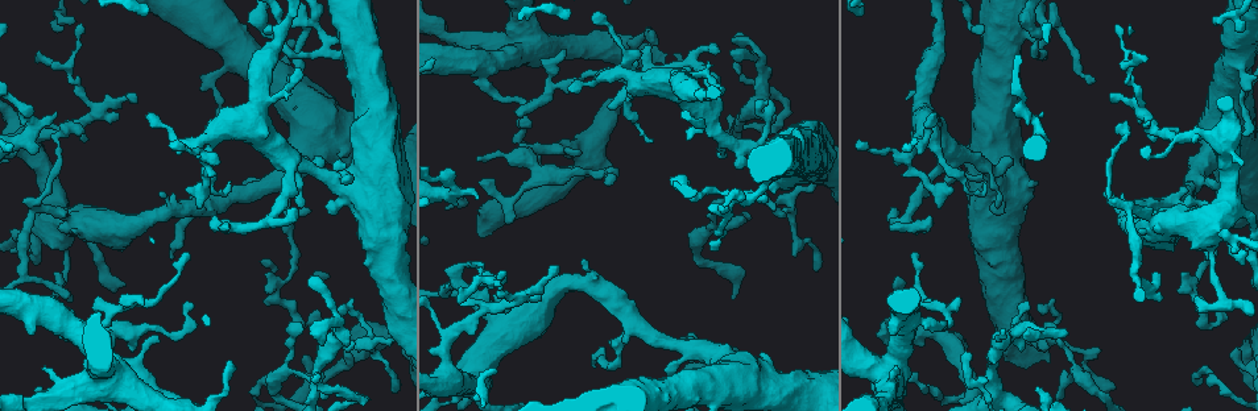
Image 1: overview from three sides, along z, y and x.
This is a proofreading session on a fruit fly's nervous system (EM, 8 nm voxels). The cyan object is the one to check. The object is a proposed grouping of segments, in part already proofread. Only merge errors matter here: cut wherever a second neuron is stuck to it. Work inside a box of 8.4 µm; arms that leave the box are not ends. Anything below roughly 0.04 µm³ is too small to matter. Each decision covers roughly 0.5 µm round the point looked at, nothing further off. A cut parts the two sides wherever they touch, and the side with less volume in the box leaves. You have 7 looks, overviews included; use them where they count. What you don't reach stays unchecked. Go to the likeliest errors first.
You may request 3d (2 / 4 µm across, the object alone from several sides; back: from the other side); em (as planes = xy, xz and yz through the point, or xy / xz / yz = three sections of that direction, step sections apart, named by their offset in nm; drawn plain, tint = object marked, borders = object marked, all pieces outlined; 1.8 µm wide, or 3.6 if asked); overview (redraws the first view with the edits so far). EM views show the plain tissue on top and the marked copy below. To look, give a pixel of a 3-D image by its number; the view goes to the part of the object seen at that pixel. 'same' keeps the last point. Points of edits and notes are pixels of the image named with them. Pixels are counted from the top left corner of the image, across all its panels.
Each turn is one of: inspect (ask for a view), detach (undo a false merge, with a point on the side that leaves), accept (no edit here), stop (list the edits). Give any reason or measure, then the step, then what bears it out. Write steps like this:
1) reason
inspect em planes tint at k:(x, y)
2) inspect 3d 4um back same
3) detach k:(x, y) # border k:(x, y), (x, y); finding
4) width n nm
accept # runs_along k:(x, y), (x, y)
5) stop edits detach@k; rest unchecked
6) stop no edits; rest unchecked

abrupt turn
inspect 3d 2um at 1:(93, 113)

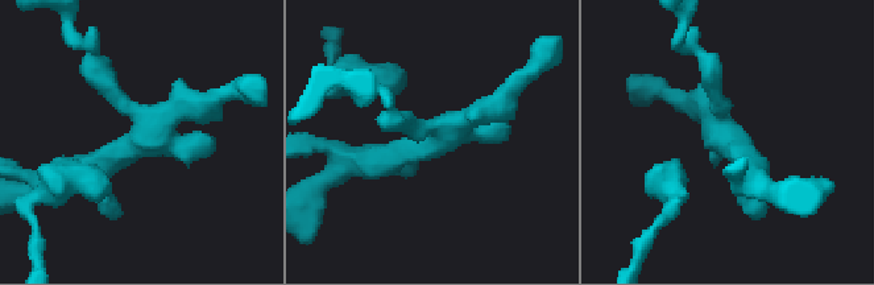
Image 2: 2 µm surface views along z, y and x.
need the tissue
inspect em planes tint at 2:(149, 135)

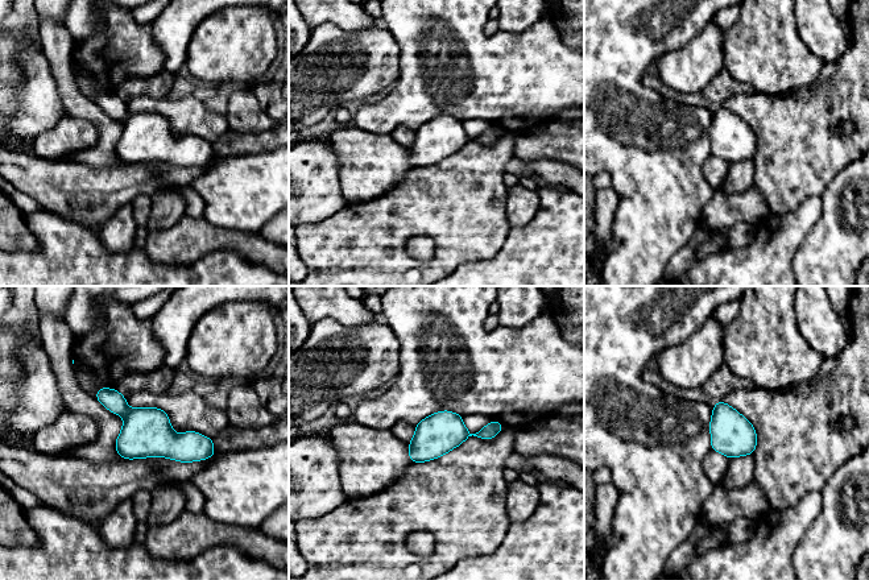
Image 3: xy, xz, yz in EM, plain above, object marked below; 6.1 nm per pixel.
accept # runs_along 3:(100, 392), (165, 443), (211, 451); one neuron here

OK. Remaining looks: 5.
thick turns thin
inspect 3d 4um at 1:(997, 183)

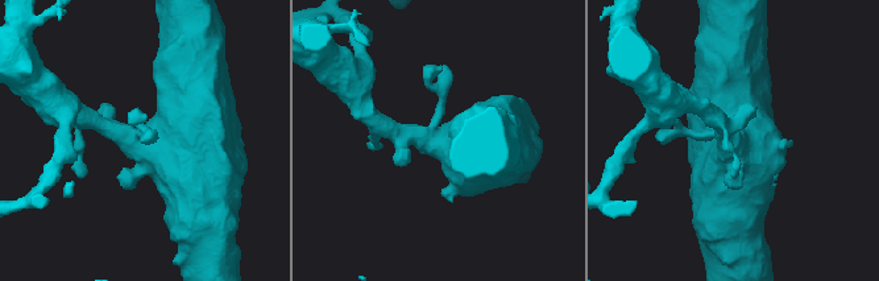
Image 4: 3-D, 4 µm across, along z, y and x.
inspect em xz step 16 tint at 4:(161, 142)

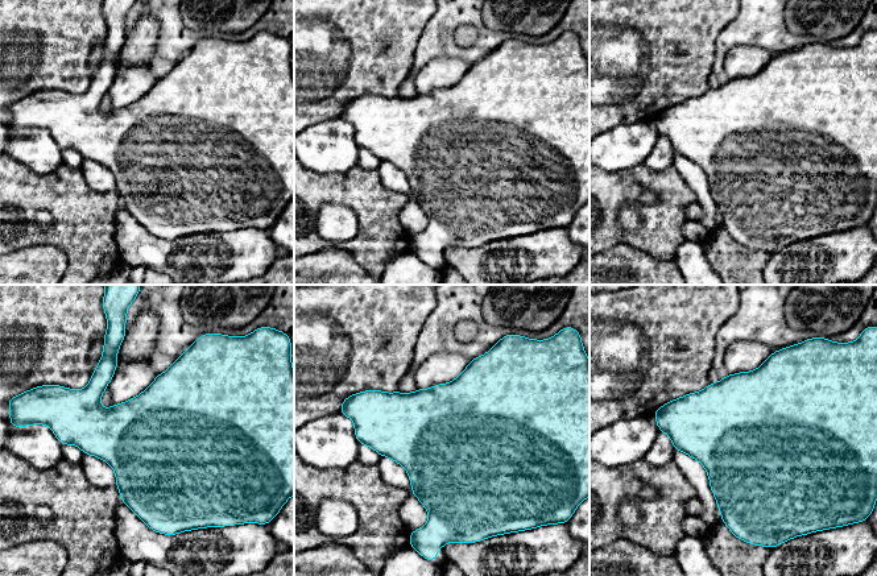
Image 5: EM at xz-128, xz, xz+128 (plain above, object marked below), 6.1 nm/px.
inspect em yz step 8 borders same

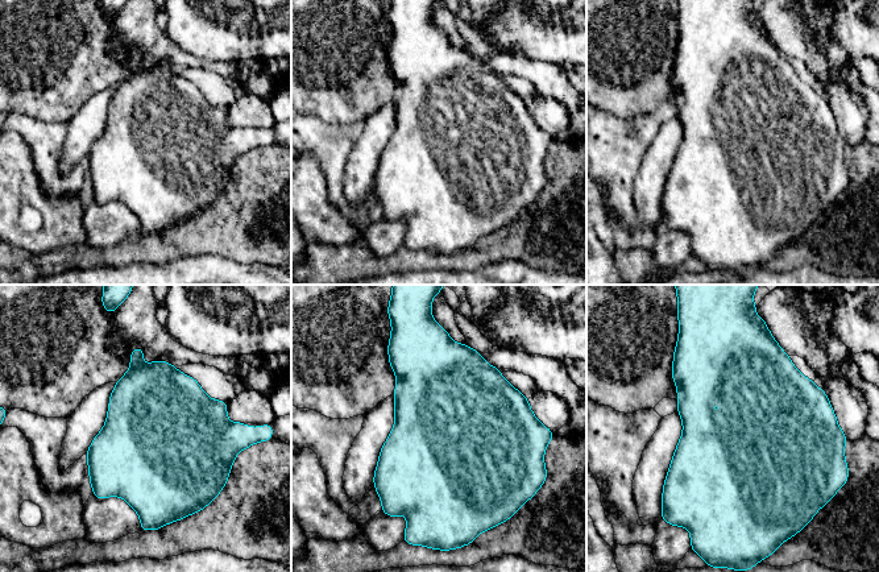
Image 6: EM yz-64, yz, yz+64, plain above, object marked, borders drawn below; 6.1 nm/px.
accept # all the same neuron

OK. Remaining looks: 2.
thin neck
inspect em planes tint at 1:(1200, 278)

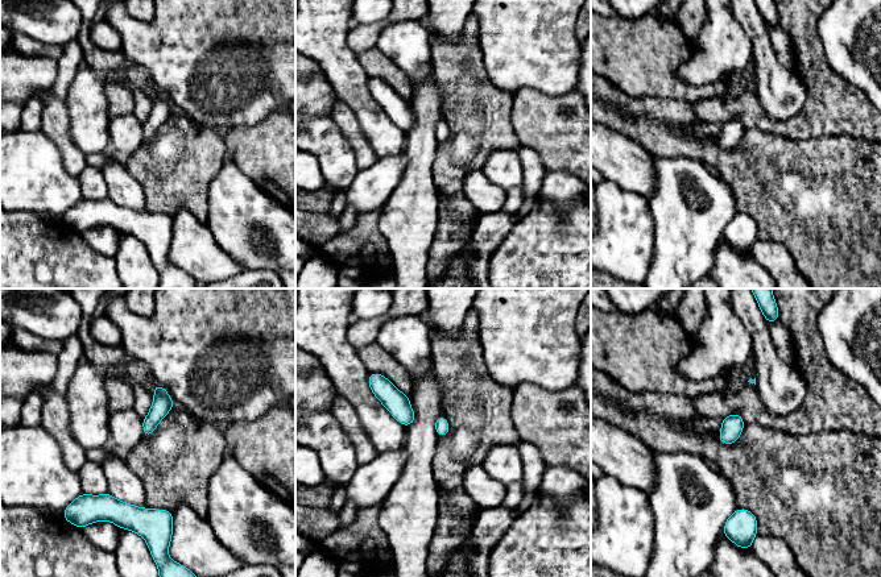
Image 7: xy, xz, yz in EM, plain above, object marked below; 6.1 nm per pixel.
accept # all the same neuron

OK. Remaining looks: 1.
stop no edits; rest unchecked

